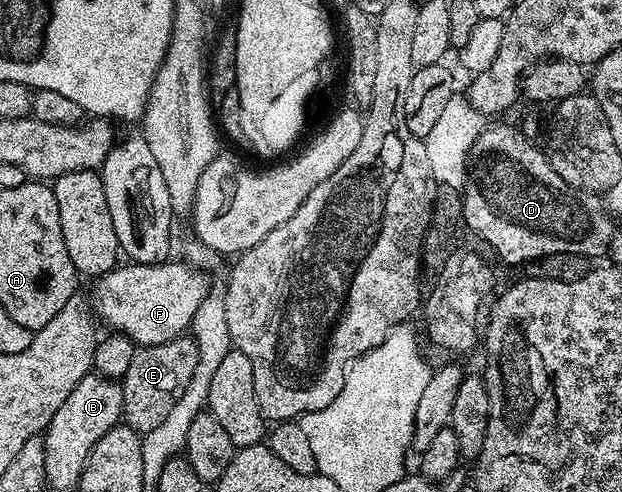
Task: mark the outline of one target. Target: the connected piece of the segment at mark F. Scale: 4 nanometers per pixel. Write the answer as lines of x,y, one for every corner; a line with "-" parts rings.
166,260
155,264
119,264
111,272
102,274
96,279
91,297
91,309
102,323
109,325
110,331
126,334
130,340
136,342
138,347
167,344
171,340
182,337
192,327
193,317
203,304
205,295
210,293
211,286
205,283
206,275
202,271
186,264
184,261
173,262

